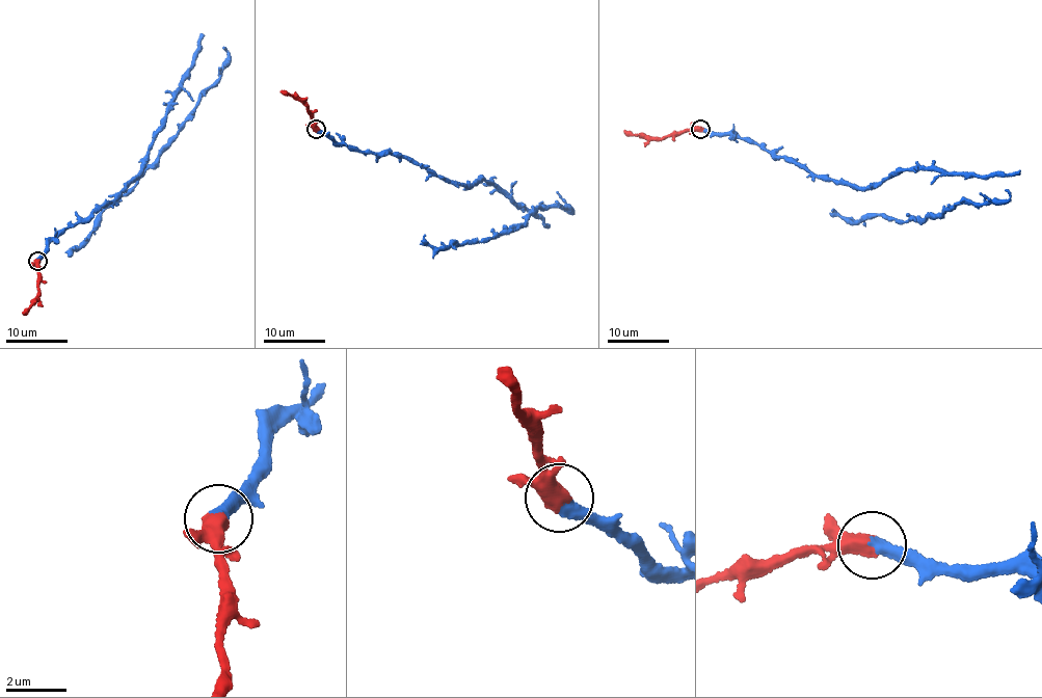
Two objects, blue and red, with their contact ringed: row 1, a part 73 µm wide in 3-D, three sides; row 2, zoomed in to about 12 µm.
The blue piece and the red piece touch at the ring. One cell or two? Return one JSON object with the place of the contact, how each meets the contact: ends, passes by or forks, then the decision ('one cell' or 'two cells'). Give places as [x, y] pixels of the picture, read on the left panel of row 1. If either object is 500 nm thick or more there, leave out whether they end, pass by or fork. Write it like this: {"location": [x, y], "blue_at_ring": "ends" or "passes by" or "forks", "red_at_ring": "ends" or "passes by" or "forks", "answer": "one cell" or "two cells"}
{"location": [37, 261], "answer": "one cell"}

